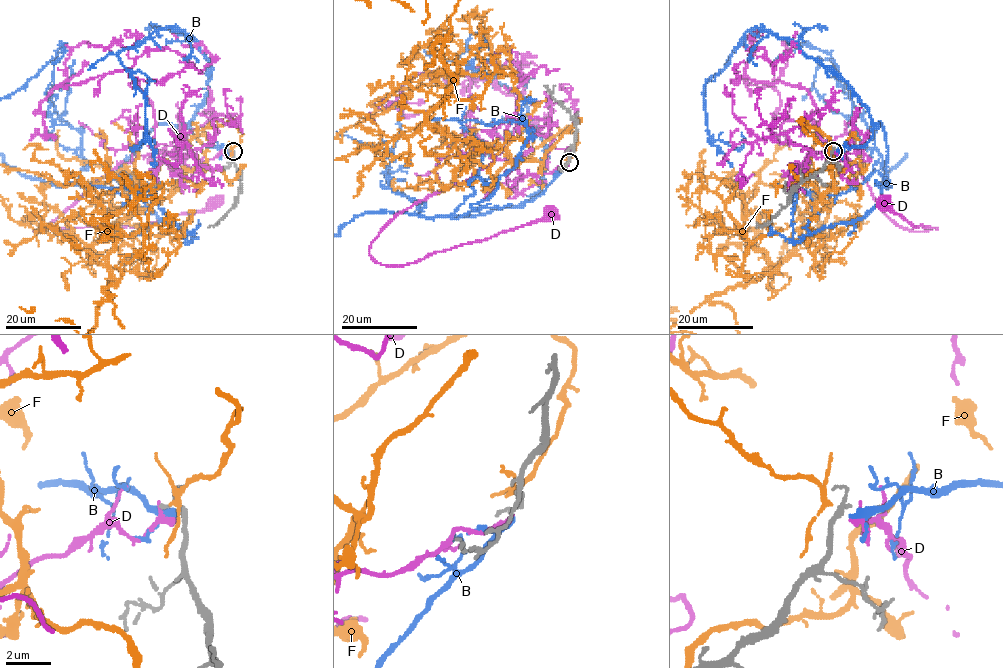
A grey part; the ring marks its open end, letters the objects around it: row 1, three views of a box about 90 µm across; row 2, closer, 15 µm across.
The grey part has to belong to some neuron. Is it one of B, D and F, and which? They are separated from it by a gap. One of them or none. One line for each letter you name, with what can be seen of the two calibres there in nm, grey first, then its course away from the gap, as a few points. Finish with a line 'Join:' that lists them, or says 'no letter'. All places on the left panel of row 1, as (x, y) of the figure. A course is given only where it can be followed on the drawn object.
B: 200 nm thick on the grey side, 200 nm on the other
Join: B

